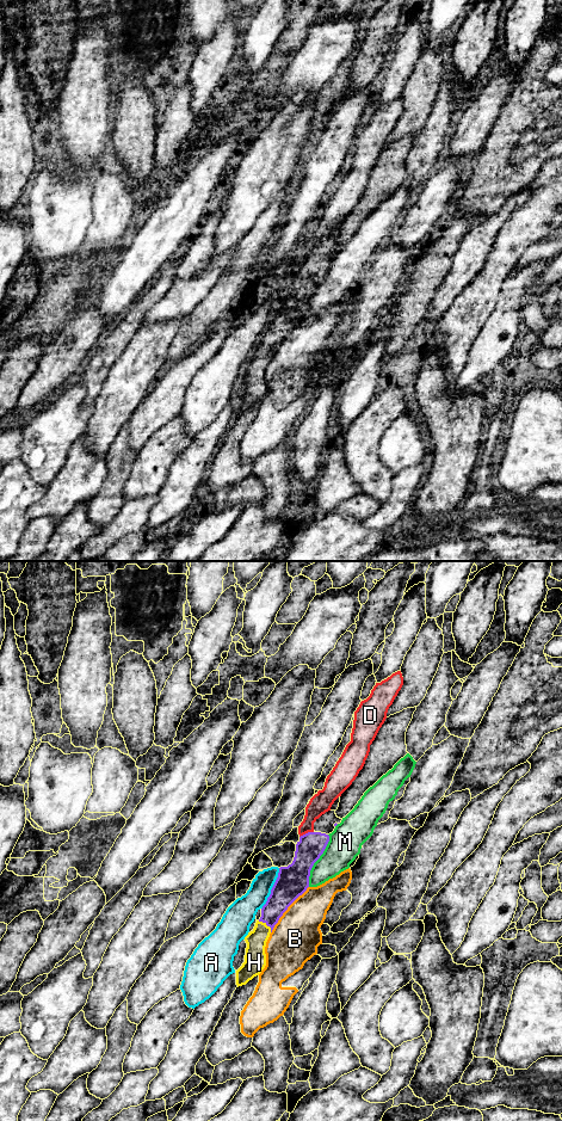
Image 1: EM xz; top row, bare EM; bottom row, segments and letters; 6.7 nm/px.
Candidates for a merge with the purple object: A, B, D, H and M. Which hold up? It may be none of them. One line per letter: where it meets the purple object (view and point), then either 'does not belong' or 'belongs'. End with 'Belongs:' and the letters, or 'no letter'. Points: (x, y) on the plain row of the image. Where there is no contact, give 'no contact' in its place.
A: xz (272, 315) | does not belong
B: xz (286, 336) | does not belong
D: xz (306, 260) | does not belong
H: xz (266, 351) | belongs
M: xz (316, 287) | does not belong
Belongs: H

